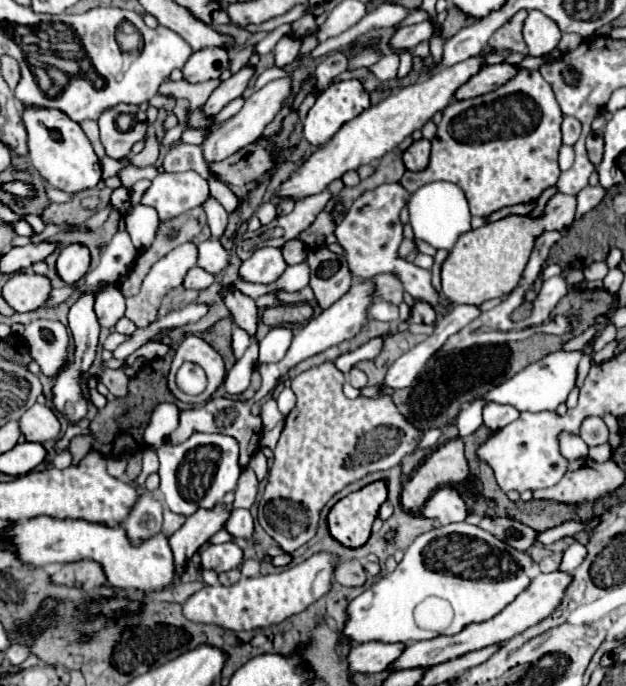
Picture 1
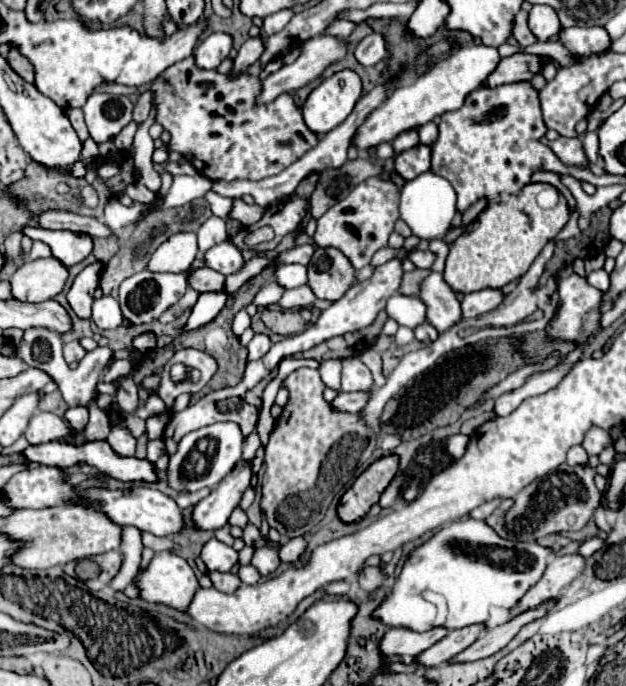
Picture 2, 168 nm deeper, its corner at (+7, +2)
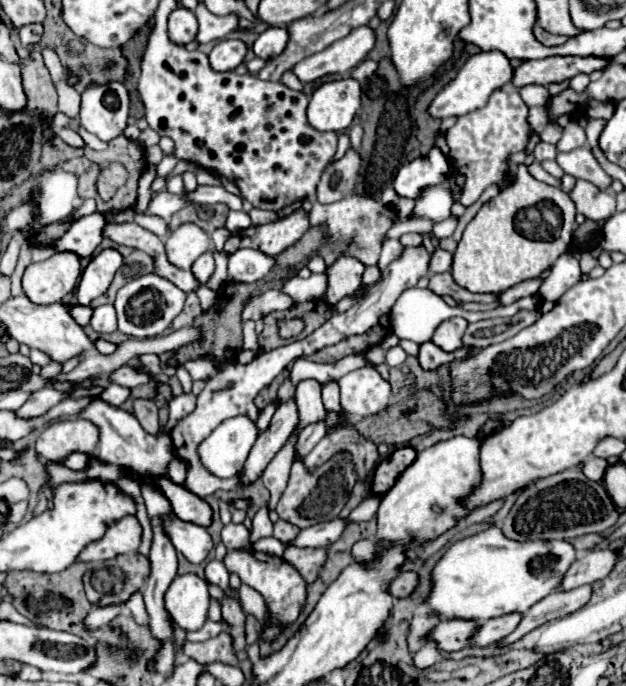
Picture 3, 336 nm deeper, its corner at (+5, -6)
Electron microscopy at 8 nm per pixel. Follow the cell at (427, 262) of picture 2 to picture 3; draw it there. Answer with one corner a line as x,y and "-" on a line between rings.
436,250
430,262
430,274
436,272
448,272
452,268
452,254
446,250

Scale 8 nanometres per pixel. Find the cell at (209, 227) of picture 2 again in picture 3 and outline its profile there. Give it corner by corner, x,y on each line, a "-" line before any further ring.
212,250
204,252
204,254
192,264
192,274
196,276
196,280
198,280
200,286
208,284
210,276
214,274
214,258
212,258

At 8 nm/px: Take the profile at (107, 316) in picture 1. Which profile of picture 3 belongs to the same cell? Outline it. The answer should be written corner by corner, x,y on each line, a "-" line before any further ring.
104,304
104,306
94,308
94,314
90,318
90,326
100,334
114,332
116,330
116,310
114,310
114,306

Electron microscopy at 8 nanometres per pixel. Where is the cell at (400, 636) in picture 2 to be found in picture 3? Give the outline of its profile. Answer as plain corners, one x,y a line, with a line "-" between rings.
442,620
430,632
430,638
438,642
440,650
454,652
470,646
476,630
478,630
476,620

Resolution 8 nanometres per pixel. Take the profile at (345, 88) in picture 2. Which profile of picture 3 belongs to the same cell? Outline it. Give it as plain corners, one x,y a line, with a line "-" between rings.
354,78
326,82
314,90
308,104
308,122
322,132
346,130
360,108
360,84

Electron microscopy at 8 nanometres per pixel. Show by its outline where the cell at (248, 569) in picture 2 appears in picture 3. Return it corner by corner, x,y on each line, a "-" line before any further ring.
242,584
240,590
238,590
238,598
240,598
240,604
244,608
246,614
252,614
254,618
262,620
264,614
266,614
266,606
264,606
264,598
250,586

